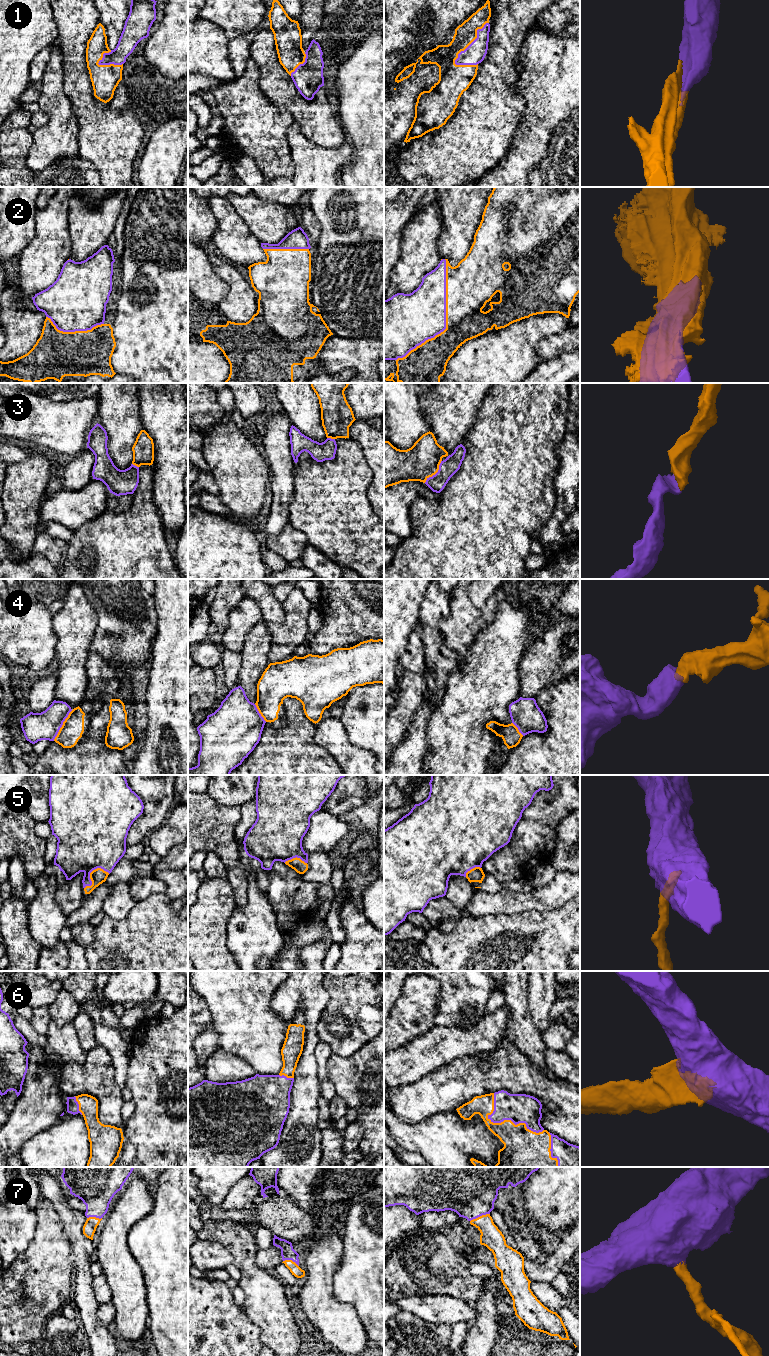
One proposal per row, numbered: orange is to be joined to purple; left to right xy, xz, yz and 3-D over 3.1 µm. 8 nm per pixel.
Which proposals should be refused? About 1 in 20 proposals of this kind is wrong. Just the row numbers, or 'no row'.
no row

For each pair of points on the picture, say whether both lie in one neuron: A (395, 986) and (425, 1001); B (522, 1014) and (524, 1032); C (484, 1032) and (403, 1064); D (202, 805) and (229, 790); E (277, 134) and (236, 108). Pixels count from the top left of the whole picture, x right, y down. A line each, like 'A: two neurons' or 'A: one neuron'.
A: two neurons
B: one neuron
C: one neuron
D: two neurons
E: one neuron

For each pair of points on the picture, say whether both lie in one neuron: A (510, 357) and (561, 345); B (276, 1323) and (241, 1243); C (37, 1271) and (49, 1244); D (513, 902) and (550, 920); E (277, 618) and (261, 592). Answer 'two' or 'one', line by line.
A: two
B: one
C: one
D: two
E: one

